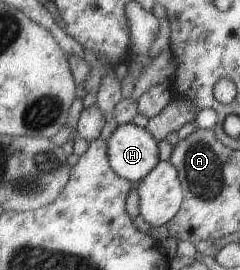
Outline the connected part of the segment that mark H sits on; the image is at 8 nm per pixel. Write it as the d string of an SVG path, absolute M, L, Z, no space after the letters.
M134 123L117 125L106 140L109 164L117 176L140 181L159 162L157 141Z

